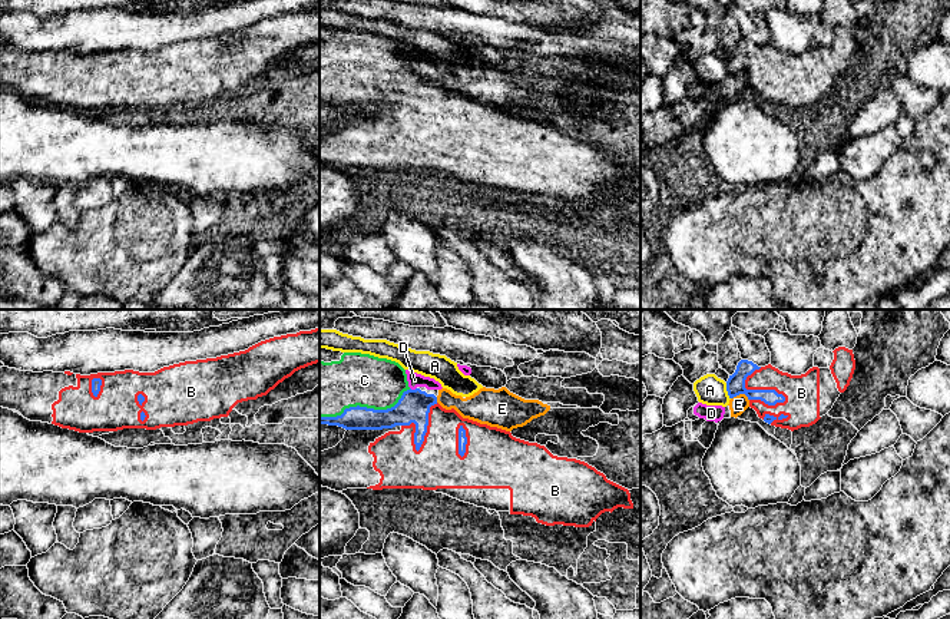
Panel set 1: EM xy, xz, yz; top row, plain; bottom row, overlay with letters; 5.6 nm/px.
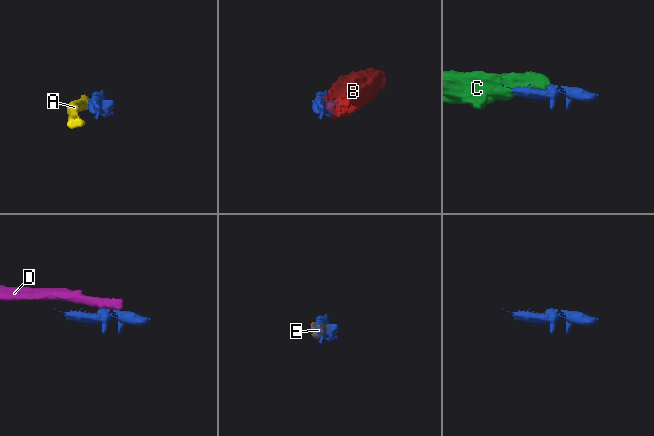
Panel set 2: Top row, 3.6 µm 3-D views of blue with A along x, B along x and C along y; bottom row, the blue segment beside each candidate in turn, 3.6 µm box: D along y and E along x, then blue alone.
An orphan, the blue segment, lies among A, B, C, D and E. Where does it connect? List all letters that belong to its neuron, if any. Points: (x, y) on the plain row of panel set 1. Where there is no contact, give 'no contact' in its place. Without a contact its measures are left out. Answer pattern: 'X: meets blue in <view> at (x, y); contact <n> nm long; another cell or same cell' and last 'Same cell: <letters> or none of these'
A: meets blue in yz at (727, 69); contact 100 nm long; another cell
B: meets blue in yz at (761, 69); contact 260 nm long; same cell
C: meets blue in xz at (366, 86); contact 550 nm long; same cell
D: meets blue in xz at (413, 69); contact 40 nm long; another cell
E: meets blue in yz at (740, 72); contact 110 nm long; another cell
Same cell: B, C

